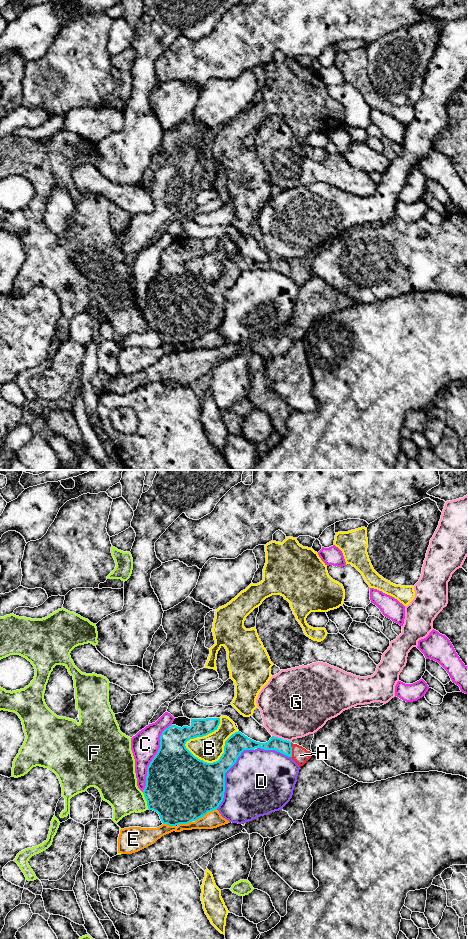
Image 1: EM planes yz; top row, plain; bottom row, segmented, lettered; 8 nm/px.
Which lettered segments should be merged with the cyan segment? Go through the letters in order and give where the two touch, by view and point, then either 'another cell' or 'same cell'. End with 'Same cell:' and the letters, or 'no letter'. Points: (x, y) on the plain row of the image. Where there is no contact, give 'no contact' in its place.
A: yz (291, 270) | same cell
B: yz (216, 281) | another cell
C: yz (154, 277) | another cell
D: yz (224, 295) | another cell
E: yz (205, 334) | another cell
F: yz (146, 320) | another cell
G: yz (280, 258) | another cell
Same cell: A

